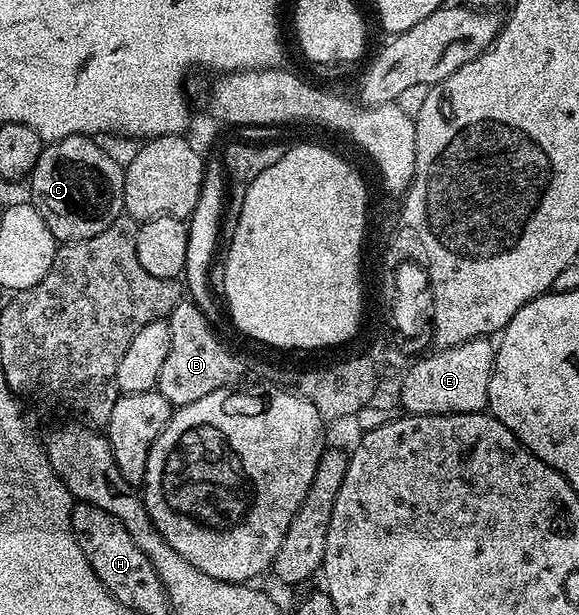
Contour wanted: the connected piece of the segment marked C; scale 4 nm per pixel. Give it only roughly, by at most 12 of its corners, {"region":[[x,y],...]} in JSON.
{"region":[[87,135],[46,142],[28,202],[58,244],[124,212],[125,168]]}

